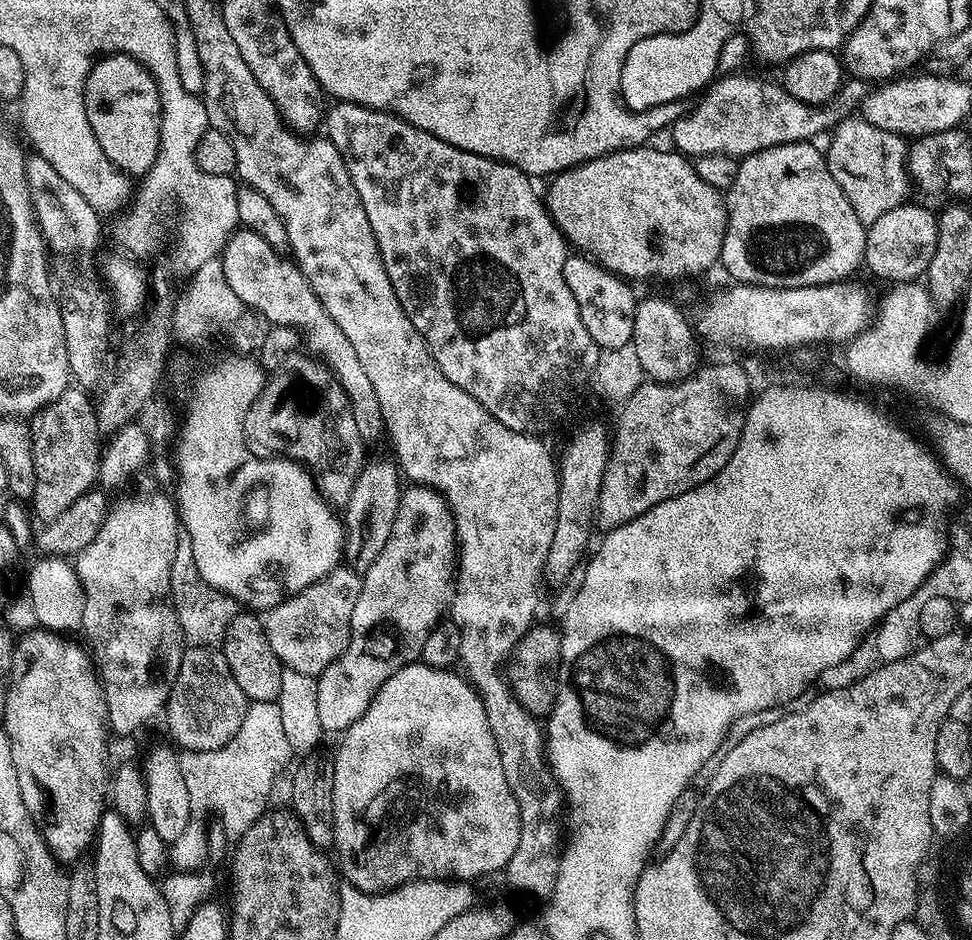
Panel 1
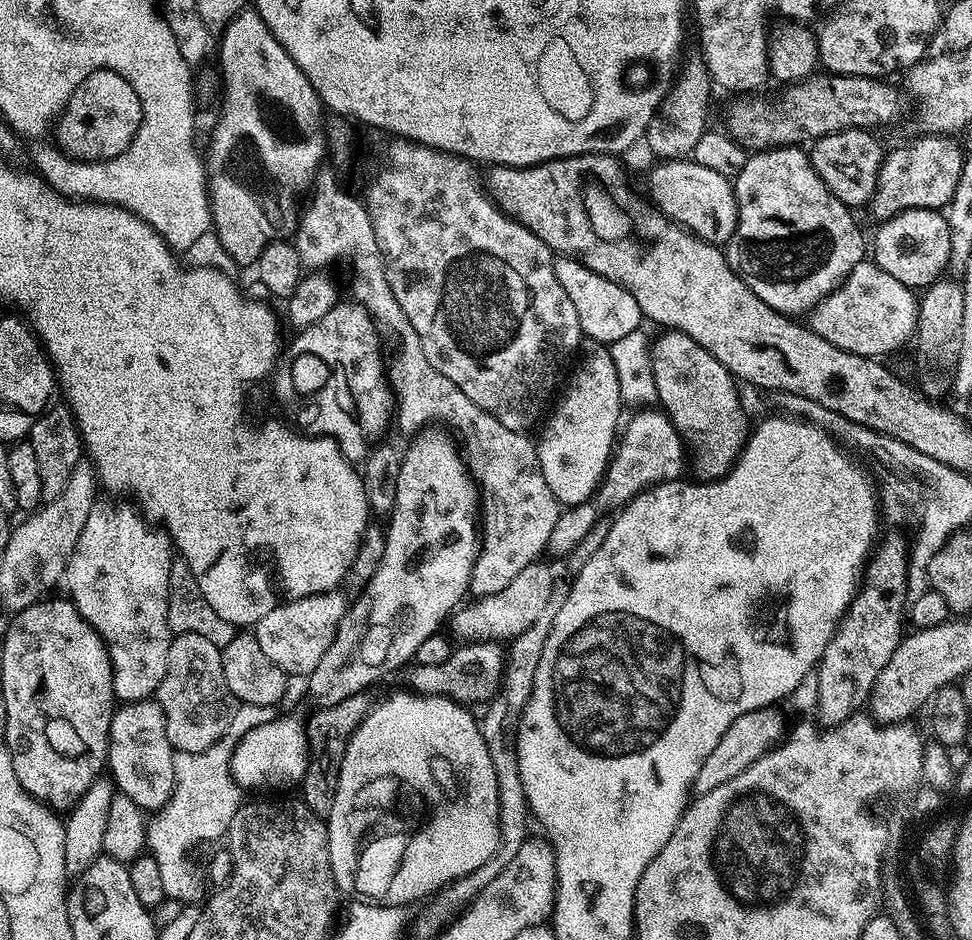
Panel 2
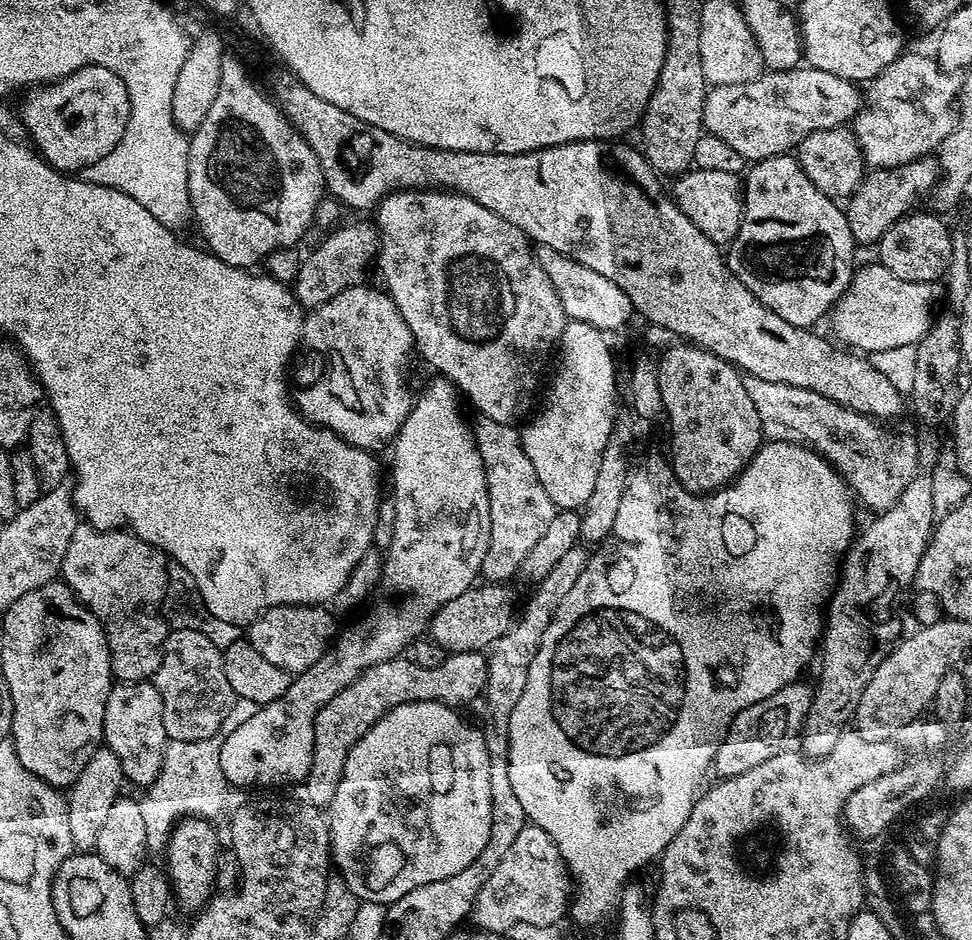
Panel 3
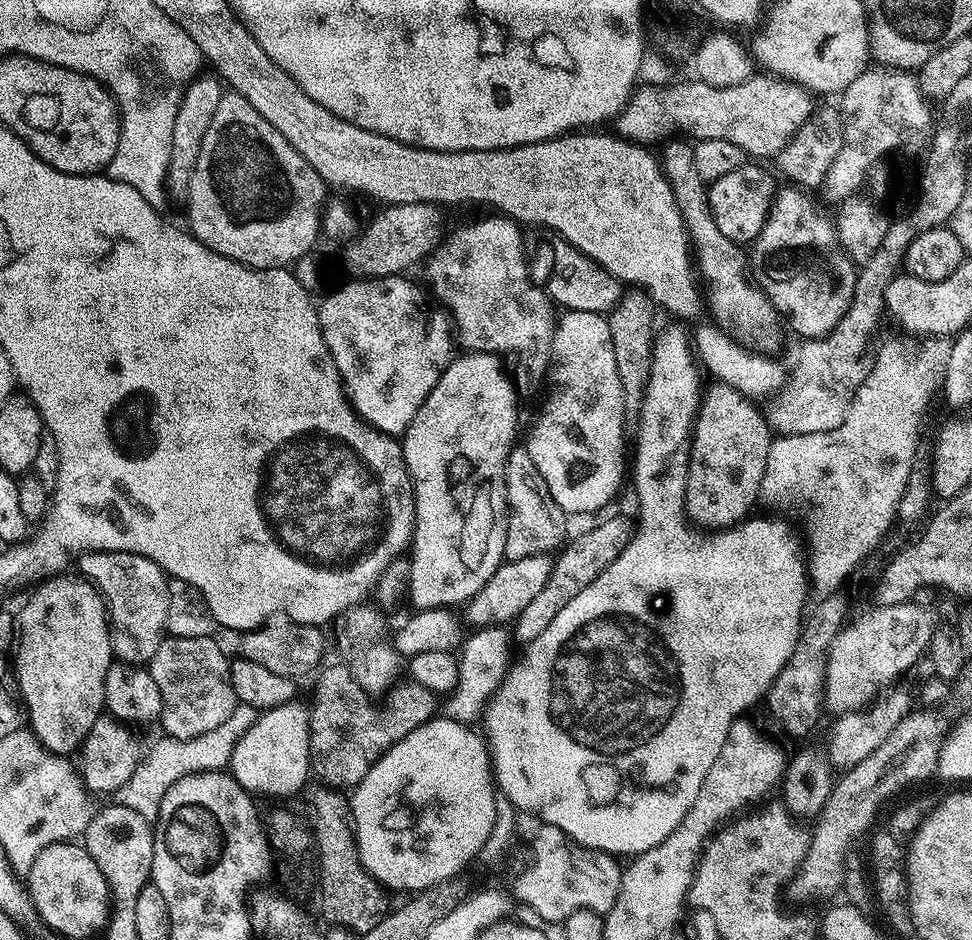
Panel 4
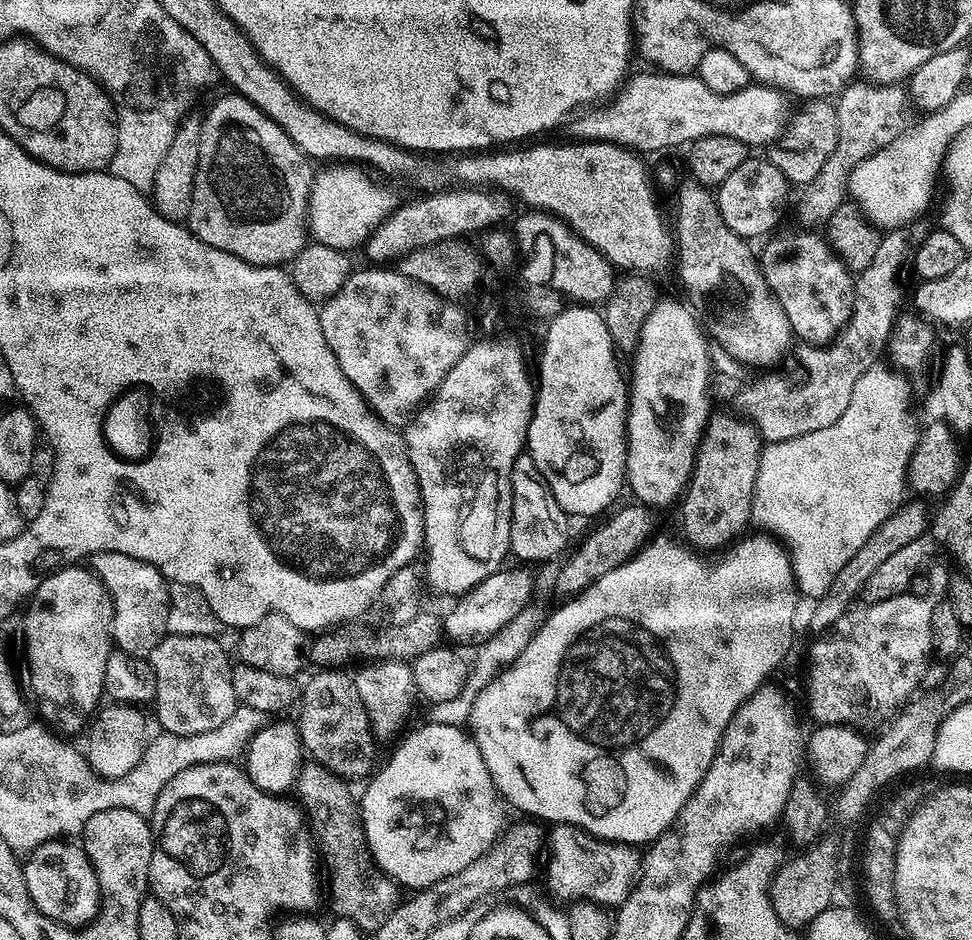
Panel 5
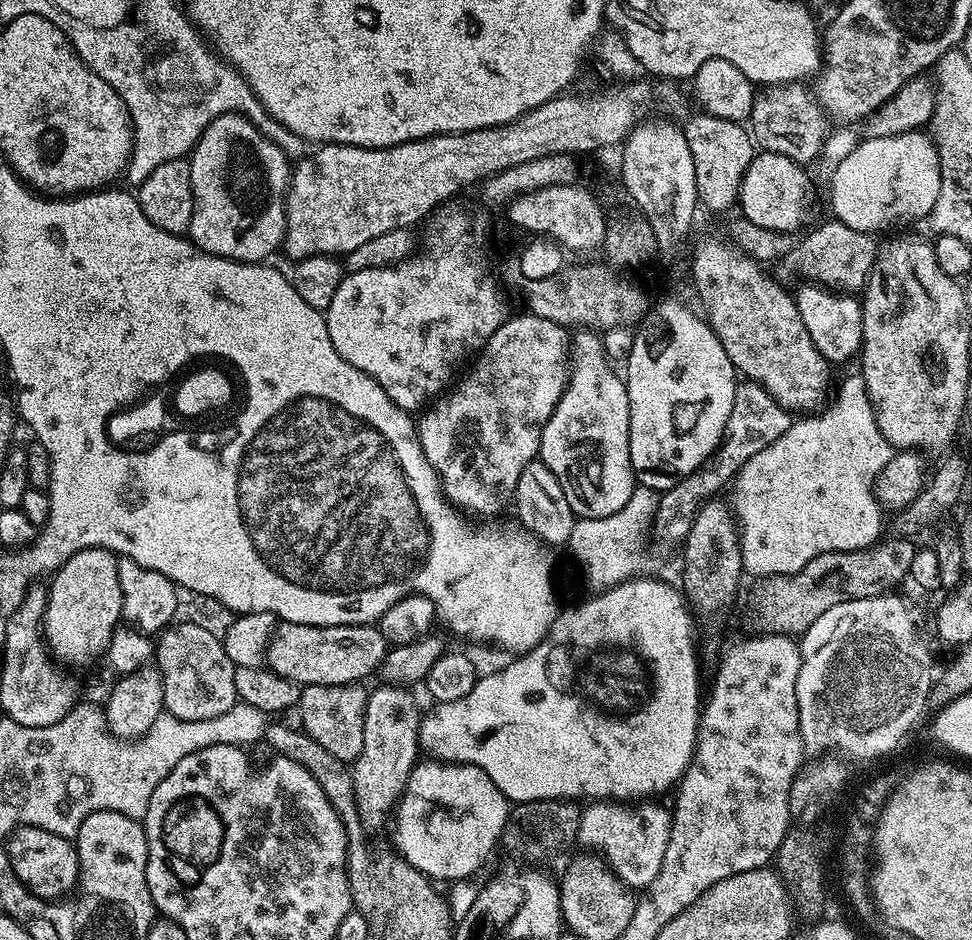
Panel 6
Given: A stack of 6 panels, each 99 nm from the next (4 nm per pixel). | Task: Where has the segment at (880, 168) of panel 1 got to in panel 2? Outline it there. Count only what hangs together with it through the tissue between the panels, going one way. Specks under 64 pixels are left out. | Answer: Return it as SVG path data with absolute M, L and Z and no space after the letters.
M847 128L834 134L821 136L811 145L812 169L826 182L829 190L849 208L859 209L859 204L867 205L876 192L880 168L884 165L886 148L875 140L871 131L863 128Z

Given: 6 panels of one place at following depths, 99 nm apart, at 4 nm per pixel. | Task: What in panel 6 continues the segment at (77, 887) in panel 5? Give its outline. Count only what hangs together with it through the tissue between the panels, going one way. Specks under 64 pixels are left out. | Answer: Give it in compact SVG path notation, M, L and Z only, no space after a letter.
M21 826L12 833L7 844L6 851L14 866L14 874L28 887L28 891L33 892L40 900L59 901L77 887L80 859L75 843L69 837L59 836L41 828Z

